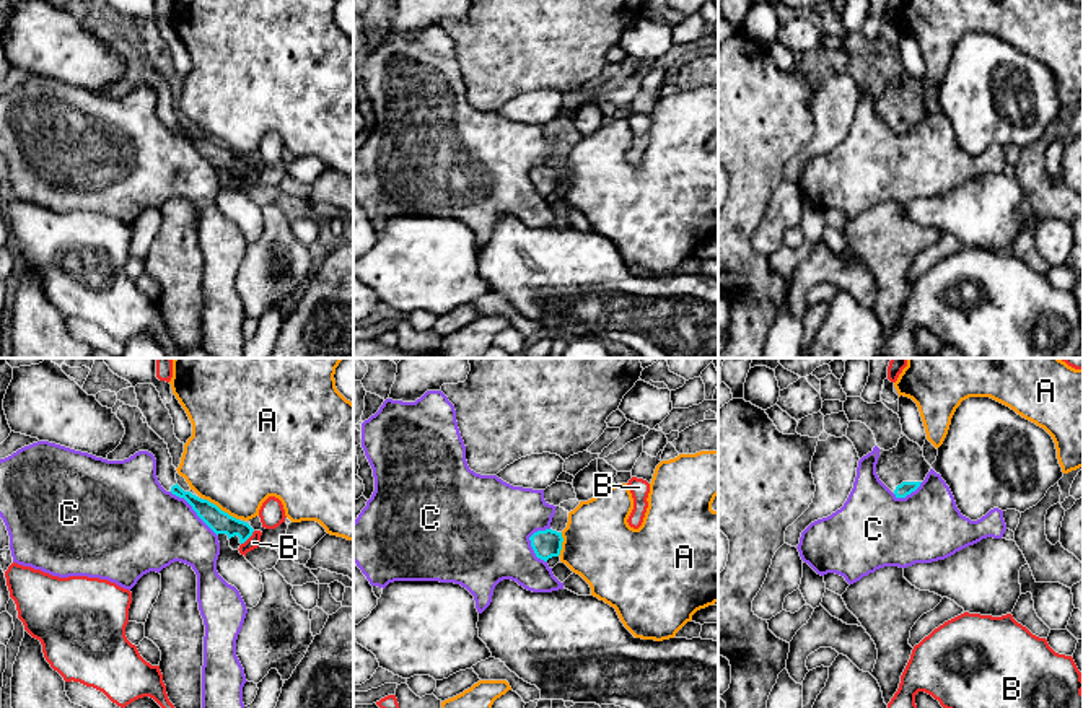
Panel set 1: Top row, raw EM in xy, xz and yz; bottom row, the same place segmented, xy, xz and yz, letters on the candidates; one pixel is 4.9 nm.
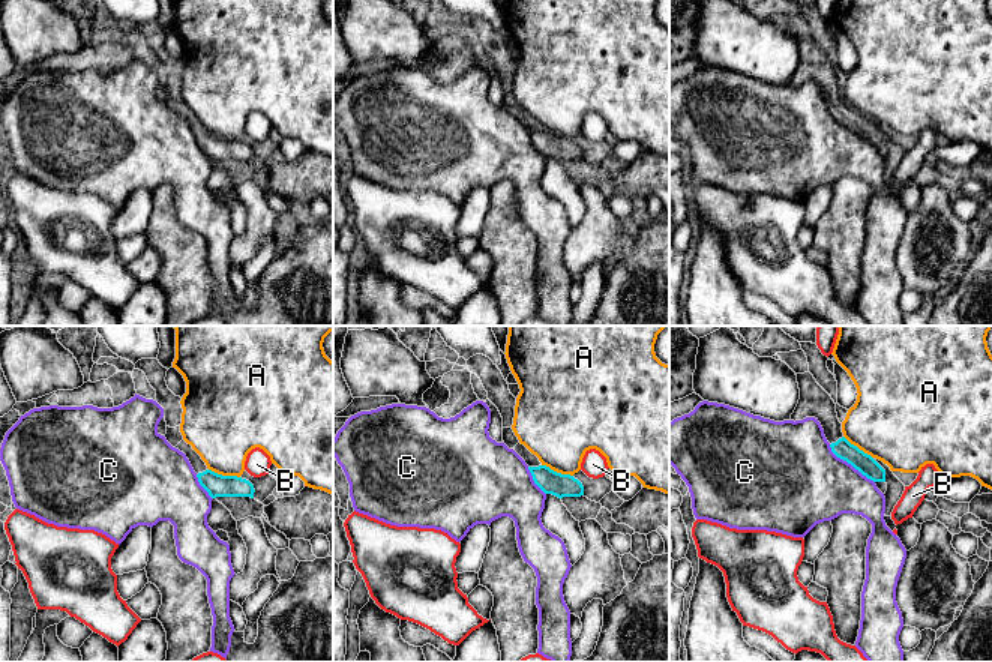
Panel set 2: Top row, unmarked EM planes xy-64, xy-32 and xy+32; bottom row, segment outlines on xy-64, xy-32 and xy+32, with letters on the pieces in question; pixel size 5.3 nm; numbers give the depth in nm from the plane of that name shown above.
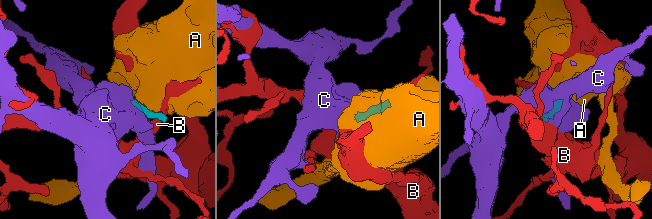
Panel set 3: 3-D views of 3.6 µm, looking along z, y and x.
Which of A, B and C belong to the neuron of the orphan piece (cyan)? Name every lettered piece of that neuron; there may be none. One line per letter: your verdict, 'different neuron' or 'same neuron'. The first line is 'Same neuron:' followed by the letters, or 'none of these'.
Same neuron: none of these
A: different neuron
B: different neuron
C: different neuron

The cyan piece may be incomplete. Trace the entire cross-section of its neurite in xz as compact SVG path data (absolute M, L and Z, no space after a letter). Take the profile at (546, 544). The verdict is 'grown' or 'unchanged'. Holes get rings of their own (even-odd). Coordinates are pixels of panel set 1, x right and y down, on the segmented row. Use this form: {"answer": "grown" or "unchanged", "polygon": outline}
{"answer": "unchanged", "polygon": "M546 529L534 532L529 540L536 557L547 562L560 555L563 537L562 532Z"}

